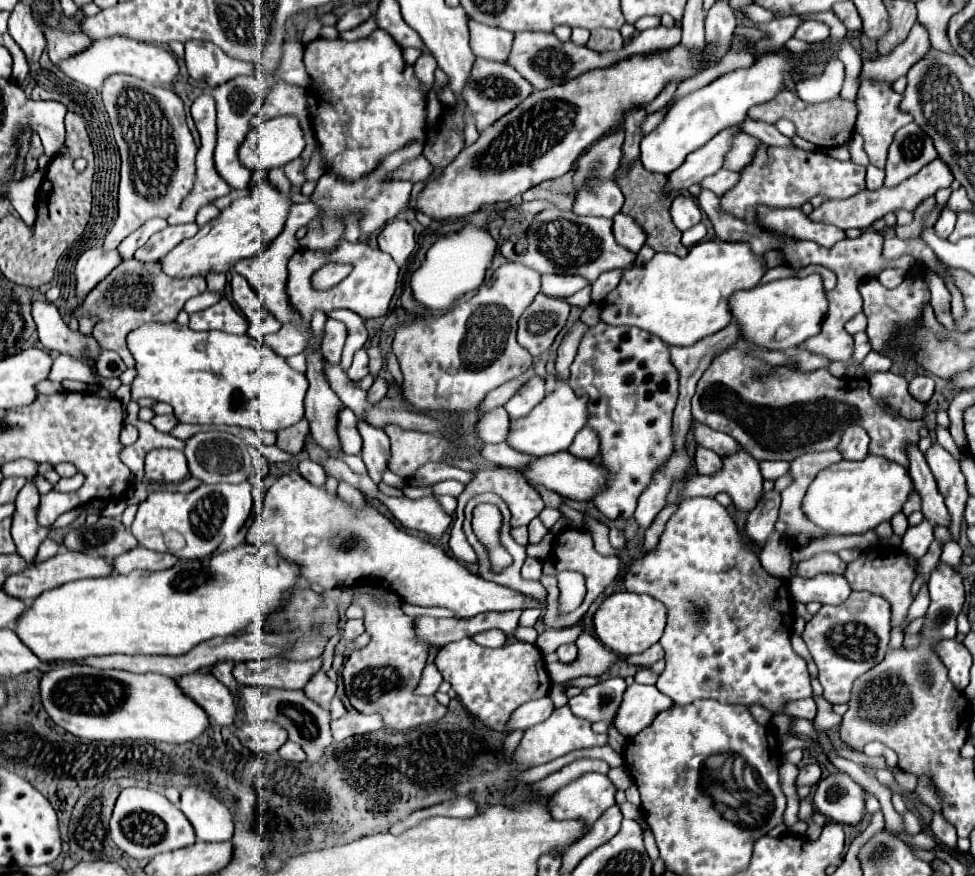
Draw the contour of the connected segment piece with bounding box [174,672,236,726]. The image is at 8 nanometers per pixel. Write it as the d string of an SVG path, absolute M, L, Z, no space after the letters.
M192 672L174 678L174 682L180 686L180 690L184 690L184 694L188 694L196 704L200 704L202 710L206 710L212 722L232 726L236 716L236 696L212 674Z

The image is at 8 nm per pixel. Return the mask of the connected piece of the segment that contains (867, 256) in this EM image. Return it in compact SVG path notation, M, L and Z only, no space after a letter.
M864 230L858 238L854 238L854 240L844 238L844 240L836 242L832 248L824 248L824 246L818 246L814 242L802 242L802 240L794 240L794 238L790 238L788 242L784 242L784 246L780 246L780 252L784 254L784 264L786 266L790 266L794 270L800 270L808 264L822 264L838 276L836 288L826 292L828 294L828 314L822 322L820 334L816 334L816 336L802 342L802 346L806 350L810 350L814 354L820 354L820 356L826 356L832 362L850 360L850 356L852 356L852 336L844 330L844 324L852 316L862 312L862 298L860 298L860 292L858 292L860 282L864 282L868 278L874 278L882 270L888 270L888 268L900 268L904 272L908 272L910 268L916 266L916 260L912 256L902 256L898 260L884 258L882 242L884 242L882 234L878 234L874 230Z

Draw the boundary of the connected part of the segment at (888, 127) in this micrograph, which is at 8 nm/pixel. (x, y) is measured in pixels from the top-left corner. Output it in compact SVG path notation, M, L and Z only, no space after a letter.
M862 80L860 90L858 90L858 98L856 98L858 122L856 122L854 130L856 130L856 134L860 134L864 138L864 150L868 154L868 158L870 158L870 164L876 166L876 168L884 168L888 146L892 144L894 134L902 126L914 122L912 114L908 114L908 112L904 112L900 108L900 102L902 102L902 94L894 92L890 82L868 82L868 80Z

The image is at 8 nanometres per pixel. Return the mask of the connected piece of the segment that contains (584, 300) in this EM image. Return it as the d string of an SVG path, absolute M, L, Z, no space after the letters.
M586 286L586 288L582 288L580 292L576 292L574 296L570 296L570 298L566 298L572 306L588 306L590 304L590 286Z

